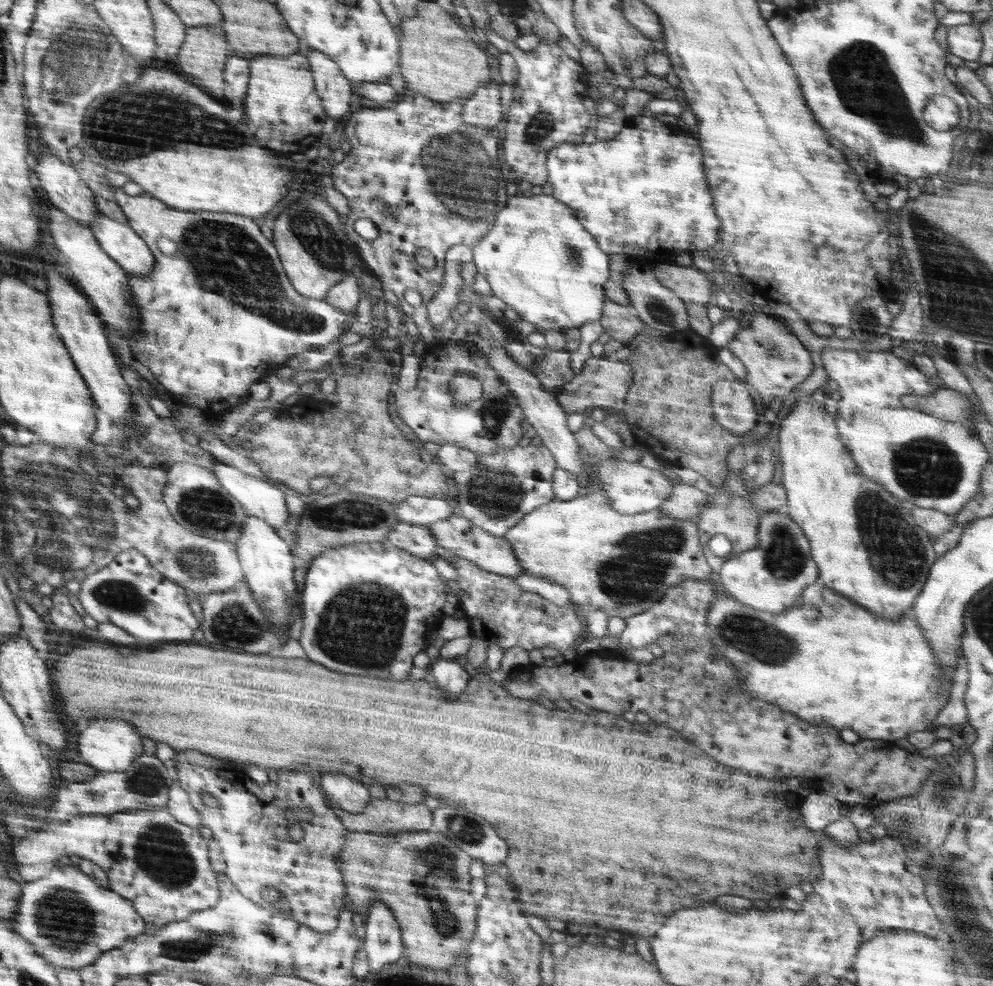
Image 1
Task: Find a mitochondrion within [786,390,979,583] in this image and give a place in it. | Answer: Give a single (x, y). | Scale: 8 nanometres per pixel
(926, 467)

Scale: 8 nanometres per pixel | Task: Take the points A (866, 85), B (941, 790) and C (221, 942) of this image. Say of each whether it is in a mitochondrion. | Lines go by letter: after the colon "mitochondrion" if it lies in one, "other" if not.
A: mitochondrion
B: mitochondrion
C: mitochondrion

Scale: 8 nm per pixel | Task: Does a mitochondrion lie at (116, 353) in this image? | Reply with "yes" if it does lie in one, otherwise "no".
no

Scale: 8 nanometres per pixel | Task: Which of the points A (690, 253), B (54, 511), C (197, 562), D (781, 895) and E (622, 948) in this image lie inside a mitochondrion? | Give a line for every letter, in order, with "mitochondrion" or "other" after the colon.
A: other
B: mitochondrion
C: mitochondrion
D: other
E: other

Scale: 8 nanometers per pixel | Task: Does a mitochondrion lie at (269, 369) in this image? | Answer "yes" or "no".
no

